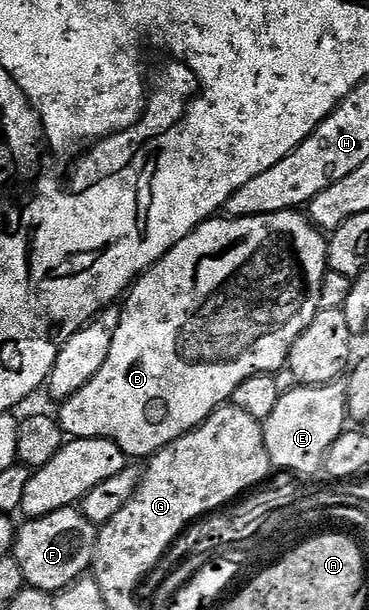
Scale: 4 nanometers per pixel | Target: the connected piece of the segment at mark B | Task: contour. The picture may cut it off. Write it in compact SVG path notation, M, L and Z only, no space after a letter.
M297 209L281 210L280 212L272 212L271 214L257 214L256 216L248 216L247 218L232 218L229 216L215 216L209 218L207 222L202 222L192 231L184 240L180 240L180 244L173 246L163 258L161 258L155 266L150 267L145 274L141 275L131 285L128 293L125 295L124 301L121 303L120 309L120 328L116 328L116 336L112 336L112 348L108 348L108 360L104 360L104 368L100 368L100 372L96 372L96 376L92 376L92 380L88 384L84 384L84 388L80 388L80 392L76 392L72 397L65 399L61 403L62 406L56 411L58 422L62 426L63 435L75 438L107 438L116 443L122 451L125 452L127 459L138 460L134 458L142 458L141 460L149 460L155 454L159 454L168 444L172 444L180 436L184 436L188 431L196 429L202 425L204 420L208 420L208 416L212 416L214 410L227 405L233 399L236 388L240 388L240 384L244 384L244 380L248 380L257 374L274 374L286 366L286 361L290 355L292 344L296 340L296 336L300 336L300 332L304 332L304 328L308 328L308 324L312 324L312 320L320 309L321 304L321 288L322 281L328 271L328 238L323 231L319 230L305 213L299 212Z

